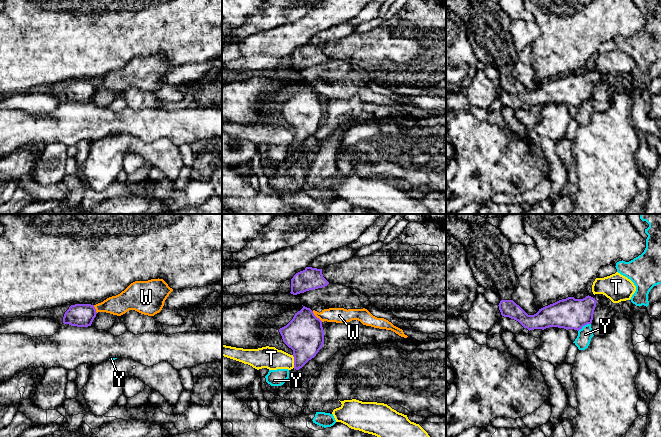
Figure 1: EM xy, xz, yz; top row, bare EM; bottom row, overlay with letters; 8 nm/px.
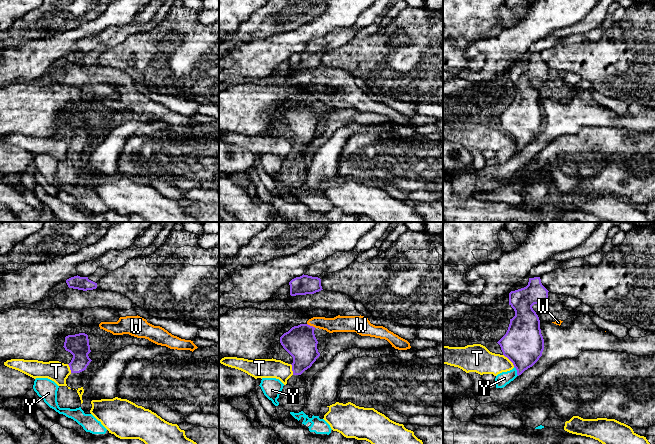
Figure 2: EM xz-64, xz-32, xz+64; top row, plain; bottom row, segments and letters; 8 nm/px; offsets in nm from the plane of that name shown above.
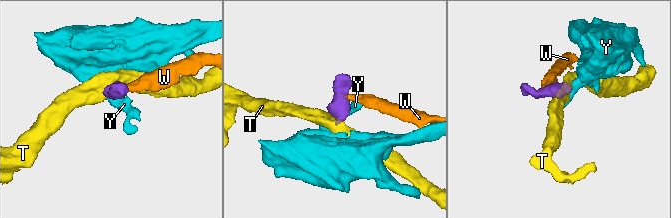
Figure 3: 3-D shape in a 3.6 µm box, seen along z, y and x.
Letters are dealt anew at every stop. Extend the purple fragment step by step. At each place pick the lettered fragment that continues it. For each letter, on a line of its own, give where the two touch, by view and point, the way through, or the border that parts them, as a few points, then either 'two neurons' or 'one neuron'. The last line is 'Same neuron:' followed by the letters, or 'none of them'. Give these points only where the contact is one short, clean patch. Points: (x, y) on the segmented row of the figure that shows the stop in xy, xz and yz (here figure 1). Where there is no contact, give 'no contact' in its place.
T: contact xz (294, 361); border xz (292, 355), (294, 367); two neurons
W: contact xz (316, 317); border xz (312, 311), (322, 321); two neurons
Y: contact yz (584, 325); border yz (590, 323), (587, 323), (578, 331); two neurons
Same neuron: none of them

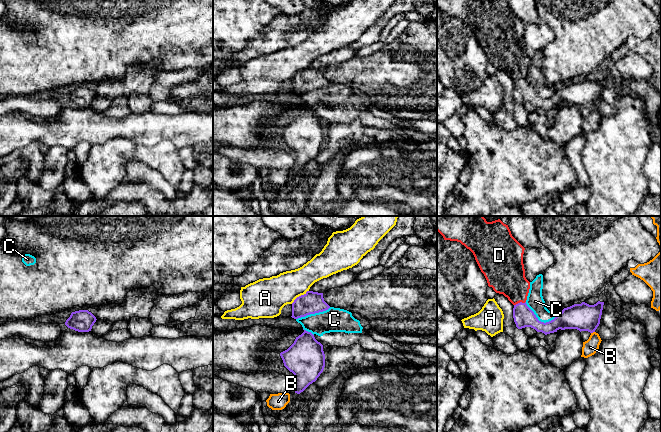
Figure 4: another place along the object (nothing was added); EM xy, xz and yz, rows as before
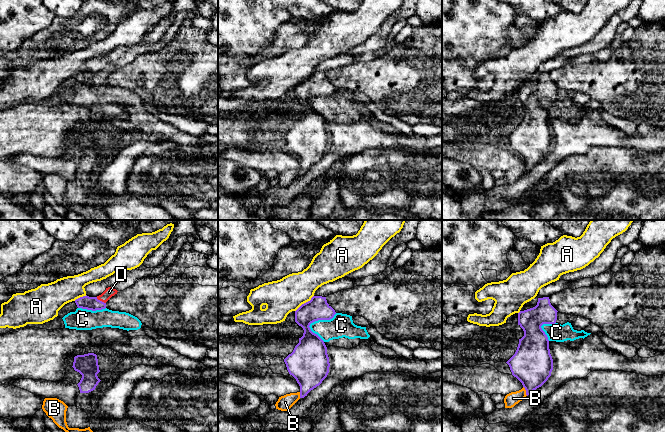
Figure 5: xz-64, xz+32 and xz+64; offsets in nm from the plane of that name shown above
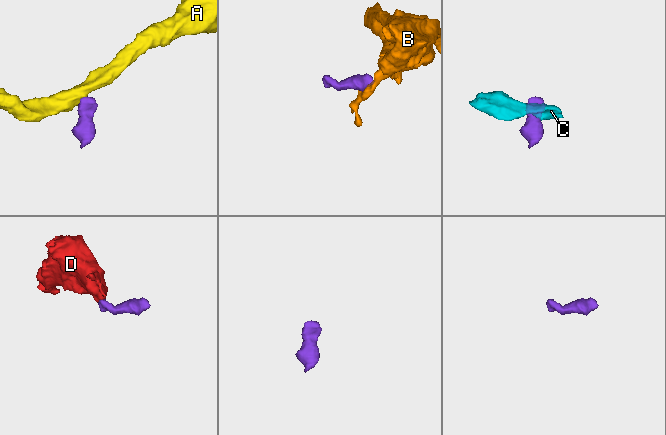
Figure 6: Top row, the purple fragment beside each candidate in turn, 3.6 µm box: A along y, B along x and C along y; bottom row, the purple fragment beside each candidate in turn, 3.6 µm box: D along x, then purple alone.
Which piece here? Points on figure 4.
A: contact xz (299, 296); border xz (308, 290), (291, 303); two neurons
B: contact yz (592, 332); border yz (594, 331), (591, 333); two neurons
C: contact yz (538, 320); border yz (525, 302), (541, 321), (548, 322), (556, 316); two neurons
D: contact yz (520, 302); way yz (523, 316), (520, 302), (515, 286), (506, 275); one neuron
Same neuron: D

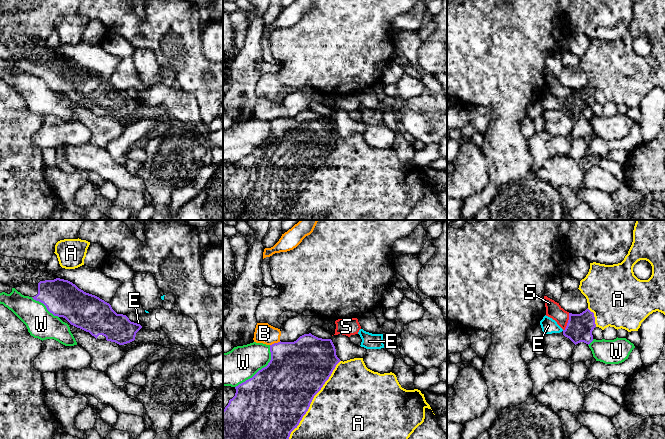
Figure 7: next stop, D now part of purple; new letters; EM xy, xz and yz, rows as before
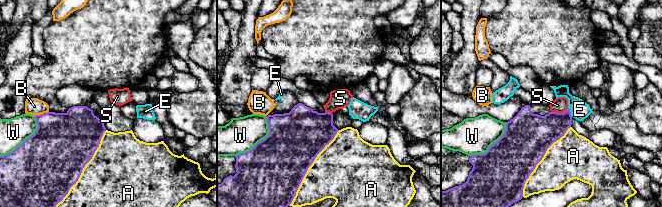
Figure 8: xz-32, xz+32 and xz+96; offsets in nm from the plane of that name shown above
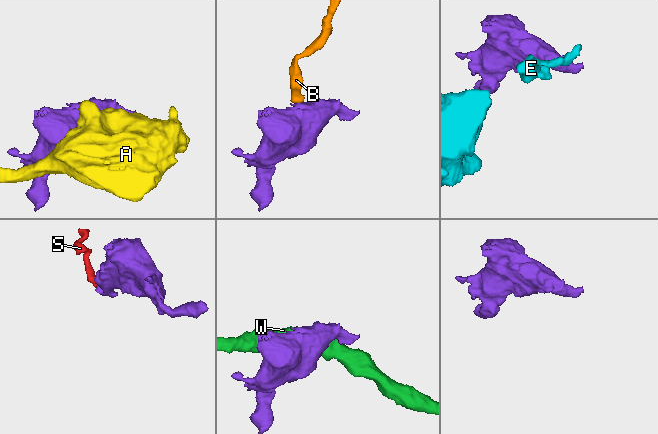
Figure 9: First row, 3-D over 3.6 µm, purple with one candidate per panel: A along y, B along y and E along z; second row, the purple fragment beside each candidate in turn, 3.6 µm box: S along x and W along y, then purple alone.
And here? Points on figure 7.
A: contact xz (312, 399); two neurons
B: contact xz (275, 343); border xz (280, 341), (270, 345); two neurons
E: contact xy (138, 324); border xy (136, 323), (139, 324); two neurons
S: contact yz (568, 322); way yz (579, 328), (568, 322), (553, 310); one neuron
W: contact xz (261, 369); two neurons
Same neuron: S

